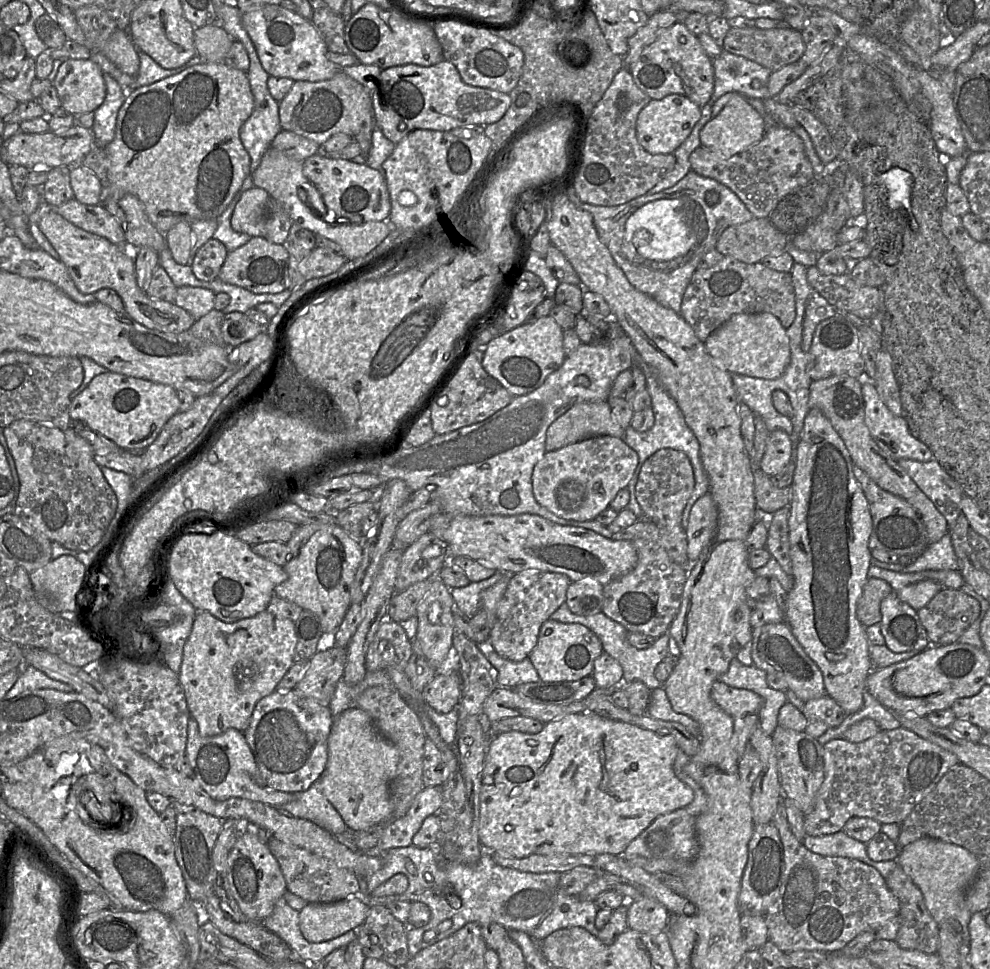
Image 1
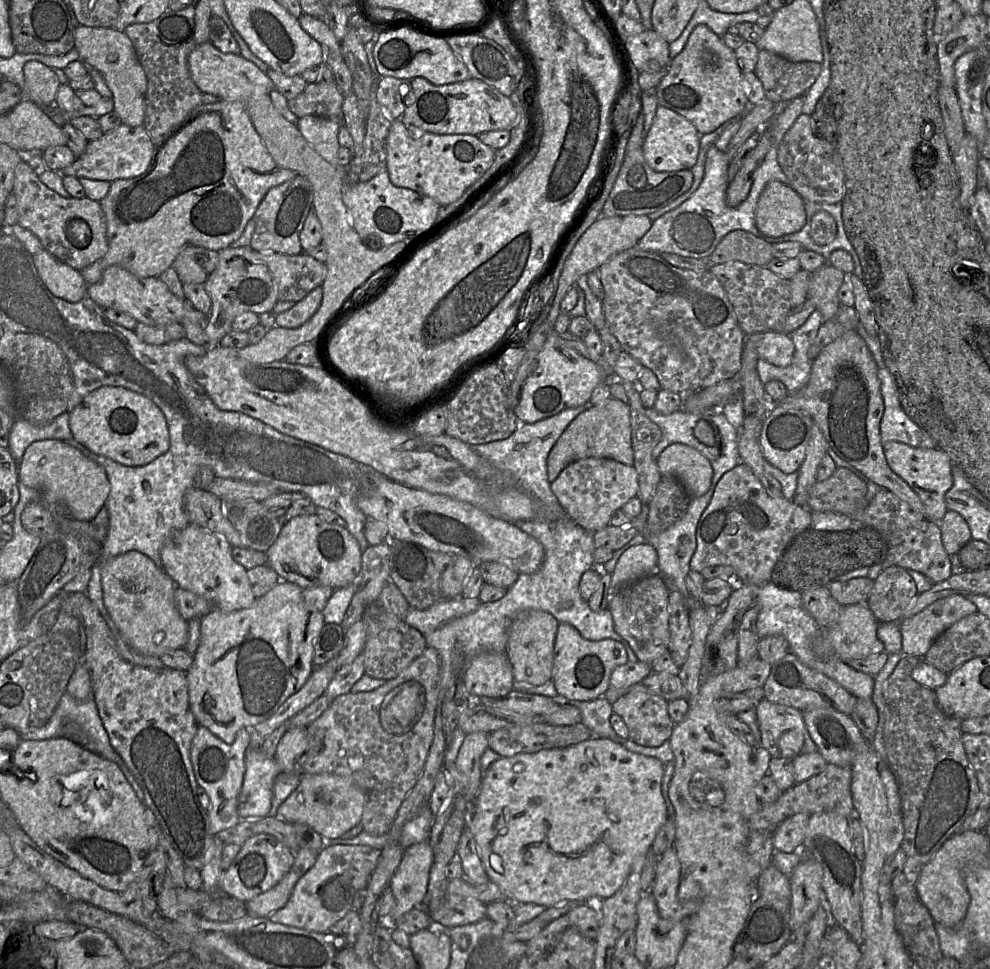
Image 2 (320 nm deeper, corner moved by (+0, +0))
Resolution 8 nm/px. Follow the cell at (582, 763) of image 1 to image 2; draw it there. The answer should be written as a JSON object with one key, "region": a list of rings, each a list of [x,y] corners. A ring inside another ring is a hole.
{"region":[[[595,736],[568,747],[500,757],[484,771],[481,787],[469,817],[469,828],[474,835],[489,879],[500,887],[506,899],[512,901],[513,904],[533,903],[549,908],[562,901],[591,903],[609,898],[622,886],[632,871],[636,859],[646,858],[651,853],[652,842],[668,818],[667,806],[661,793],[664,770],[665,765],[655,757],[631,752],[621,743]]]}

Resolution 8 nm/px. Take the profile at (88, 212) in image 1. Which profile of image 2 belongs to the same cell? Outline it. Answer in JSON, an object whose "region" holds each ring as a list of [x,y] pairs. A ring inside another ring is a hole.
{"region":[[[25,159],[15,169],[13,193],[19,206],[18,225],[36,235],[44,250],[58,260],[81,271],[105,257],[109,250],[107,225],[98,201],[88,197],[63,198],[40,181]]]}

